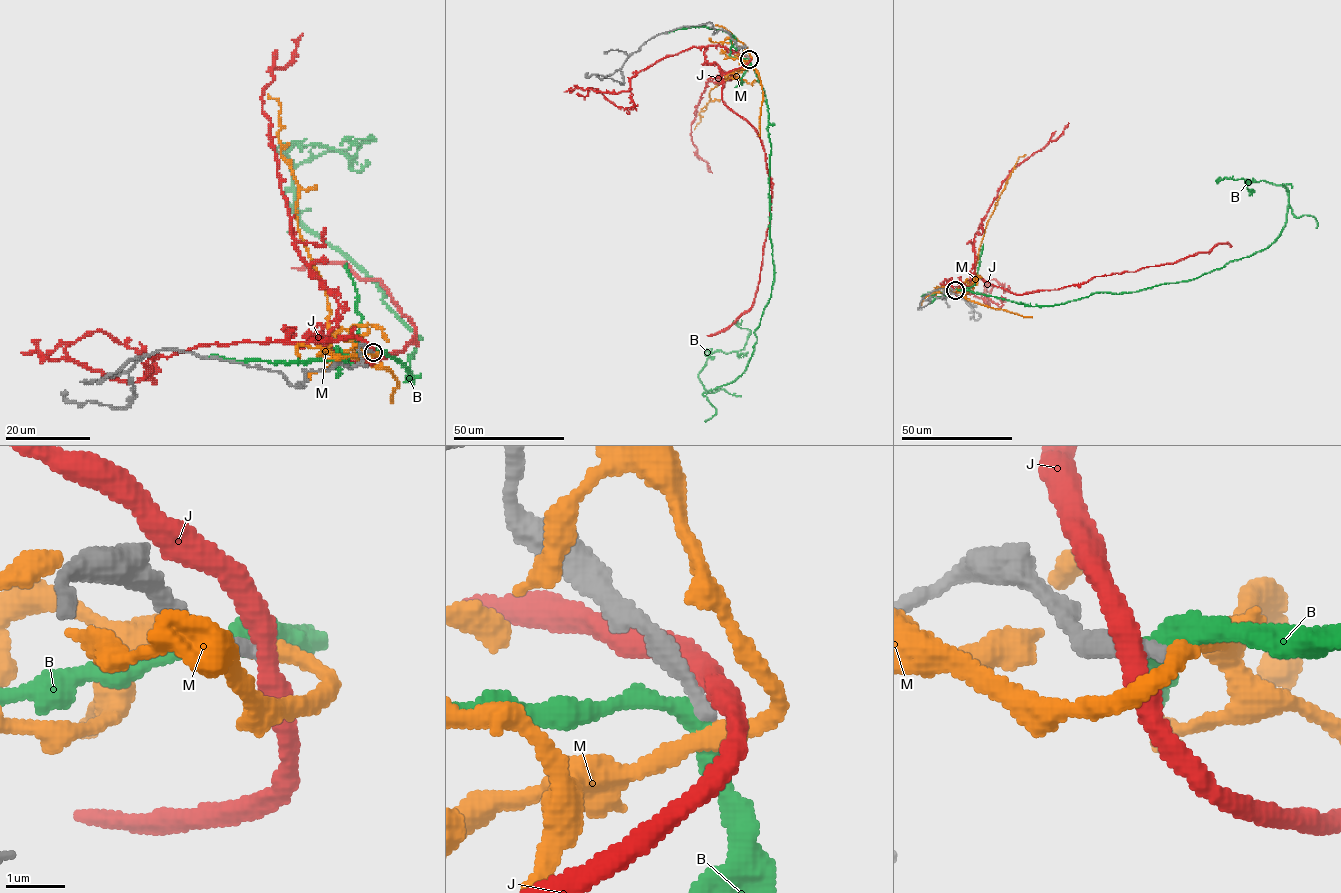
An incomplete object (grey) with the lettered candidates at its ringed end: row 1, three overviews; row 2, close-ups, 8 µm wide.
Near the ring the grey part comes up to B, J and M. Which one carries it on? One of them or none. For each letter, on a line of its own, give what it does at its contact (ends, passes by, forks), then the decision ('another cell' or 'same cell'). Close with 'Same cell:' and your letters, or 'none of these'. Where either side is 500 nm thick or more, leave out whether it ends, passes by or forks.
B: it passes by; another cell
J: it passes by; another cell
M: it passes by; another cell
Same cell: none of these

